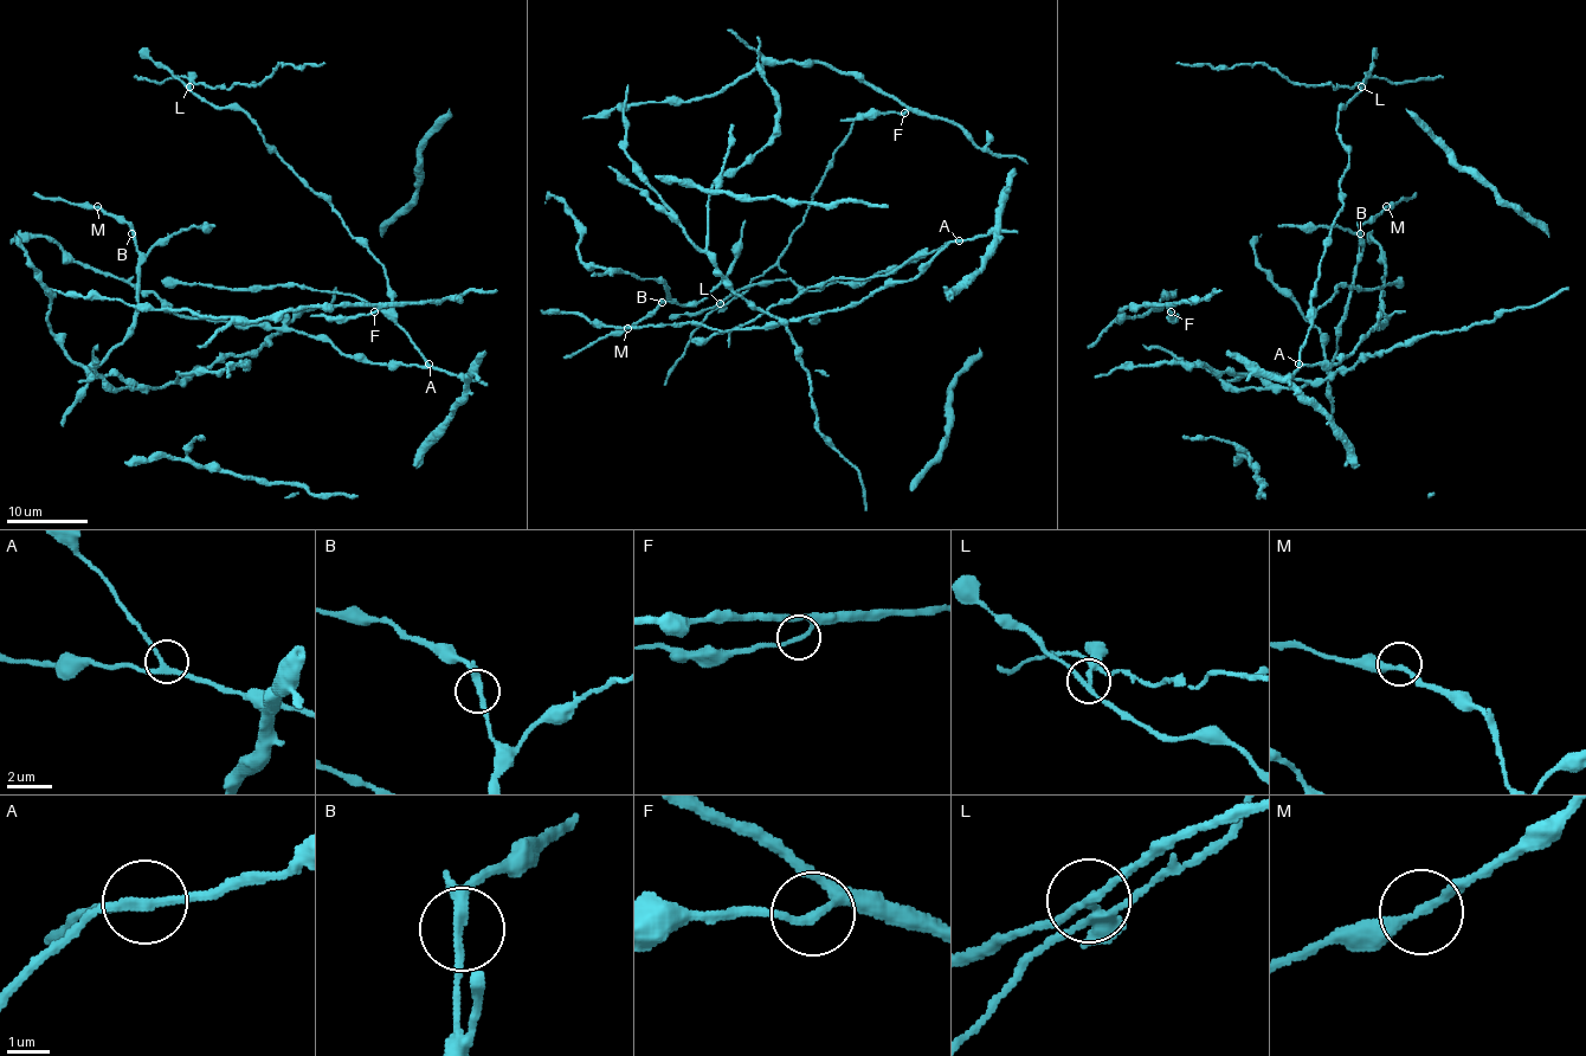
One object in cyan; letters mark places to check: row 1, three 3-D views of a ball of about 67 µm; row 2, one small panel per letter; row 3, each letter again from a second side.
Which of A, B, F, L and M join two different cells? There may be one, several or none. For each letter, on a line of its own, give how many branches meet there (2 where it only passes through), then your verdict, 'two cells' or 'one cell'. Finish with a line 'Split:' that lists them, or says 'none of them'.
A: 3 branches meet; one cell
B: 3 branches meet; one cell
F: 2 branches meet; one cell
L: 4 branches meet; two cells
M: 2 branches meet; one cell
Split: L

